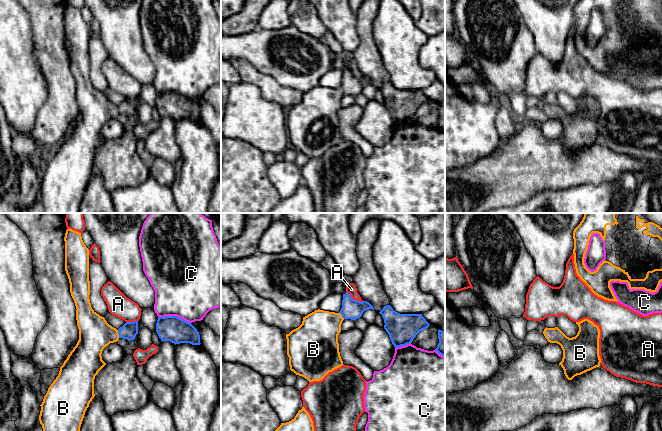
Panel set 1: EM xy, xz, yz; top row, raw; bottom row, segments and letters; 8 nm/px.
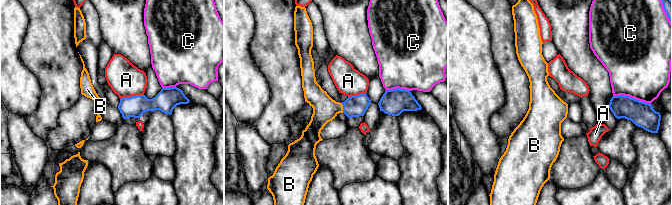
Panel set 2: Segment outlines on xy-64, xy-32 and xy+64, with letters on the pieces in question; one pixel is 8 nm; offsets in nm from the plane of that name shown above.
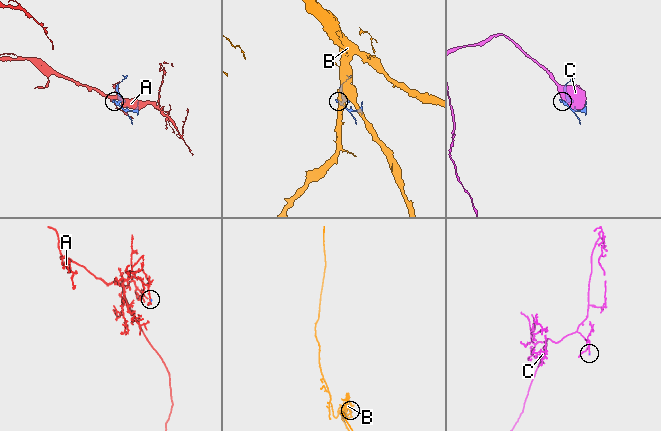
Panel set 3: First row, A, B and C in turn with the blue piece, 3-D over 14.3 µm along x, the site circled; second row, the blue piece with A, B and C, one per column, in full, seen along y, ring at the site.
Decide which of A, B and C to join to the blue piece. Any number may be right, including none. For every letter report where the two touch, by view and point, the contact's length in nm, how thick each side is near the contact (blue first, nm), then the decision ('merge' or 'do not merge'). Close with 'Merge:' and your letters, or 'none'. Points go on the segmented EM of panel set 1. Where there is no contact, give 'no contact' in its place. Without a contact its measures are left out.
A: contact xz (355, 300); length 160 nm; calibres 160 and 90 nm; do not merge
B: contact xy (118, 333); length 70 nm; calibres 140 and 260 nm; merge
C: contact xy (174, 316); length 280 nm; calibres 200 and 480 nm; do not merge
Merge: B

